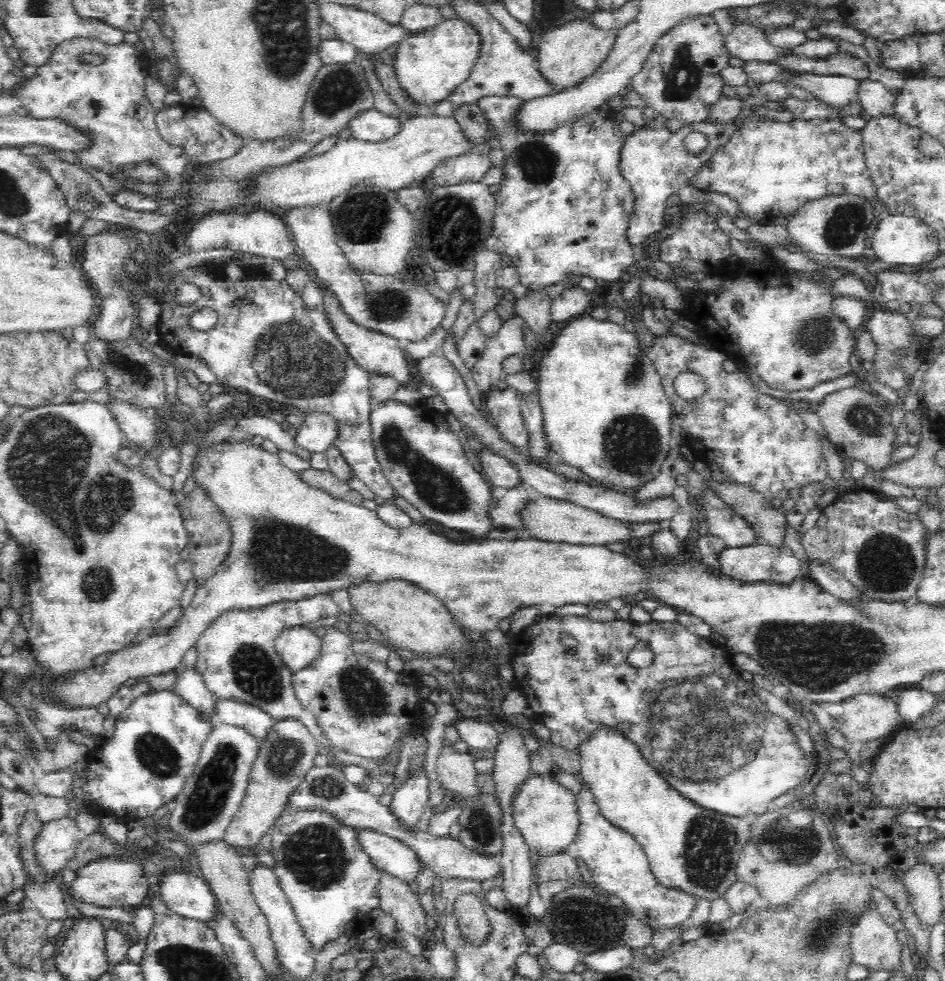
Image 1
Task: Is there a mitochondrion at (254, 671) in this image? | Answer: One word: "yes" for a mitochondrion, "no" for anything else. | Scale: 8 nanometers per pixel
yes

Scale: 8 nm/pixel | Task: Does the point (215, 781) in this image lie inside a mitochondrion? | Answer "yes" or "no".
yes

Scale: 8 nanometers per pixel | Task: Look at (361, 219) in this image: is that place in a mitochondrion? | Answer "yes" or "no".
yes

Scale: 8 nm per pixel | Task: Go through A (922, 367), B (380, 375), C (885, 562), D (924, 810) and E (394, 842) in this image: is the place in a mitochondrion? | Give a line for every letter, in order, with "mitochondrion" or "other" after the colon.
A: other
B: other
C: mitochondrion
D: other
E: other

